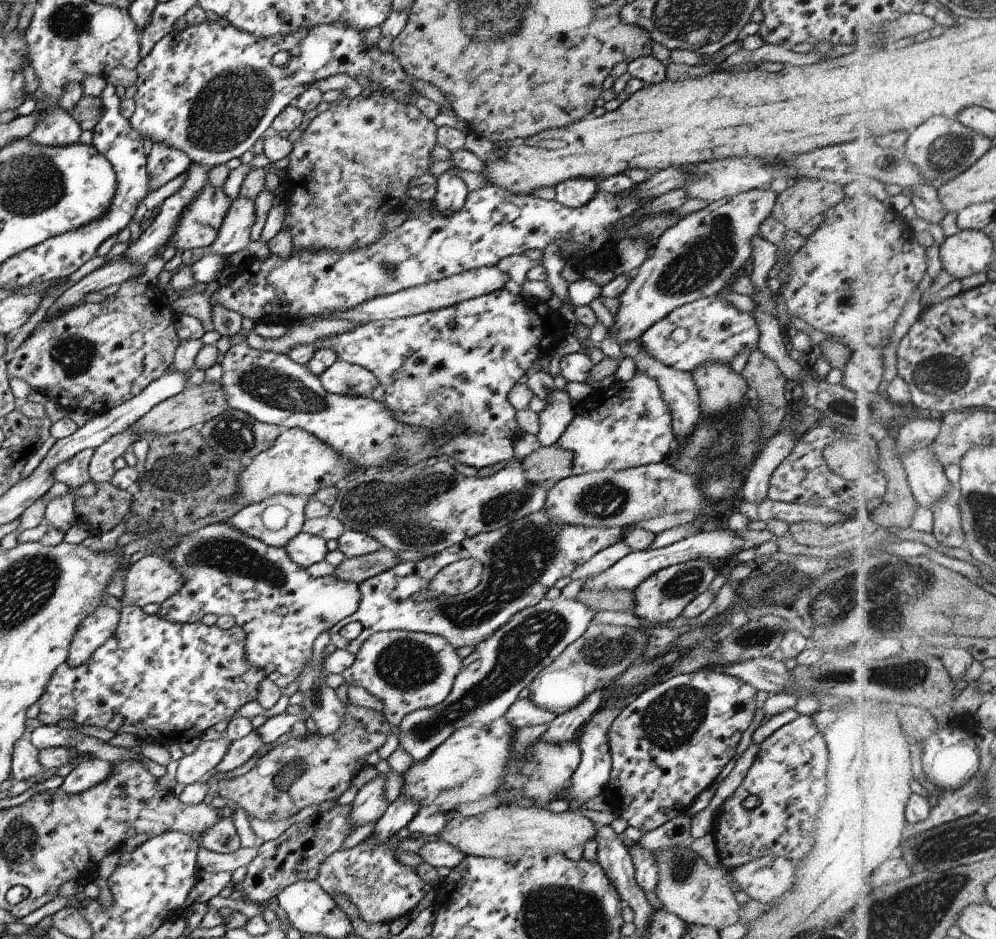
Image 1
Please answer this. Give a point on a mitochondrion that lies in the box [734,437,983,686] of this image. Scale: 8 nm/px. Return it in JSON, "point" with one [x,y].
{"point":[893,578]}

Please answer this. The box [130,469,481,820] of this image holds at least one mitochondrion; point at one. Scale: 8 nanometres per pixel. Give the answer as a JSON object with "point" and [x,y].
{"point":[235,557]}

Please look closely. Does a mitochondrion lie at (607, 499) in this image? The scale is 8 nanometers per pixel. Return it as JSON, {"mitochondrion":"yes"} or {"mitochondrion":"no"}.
{"mitochondrion":"yes"}

